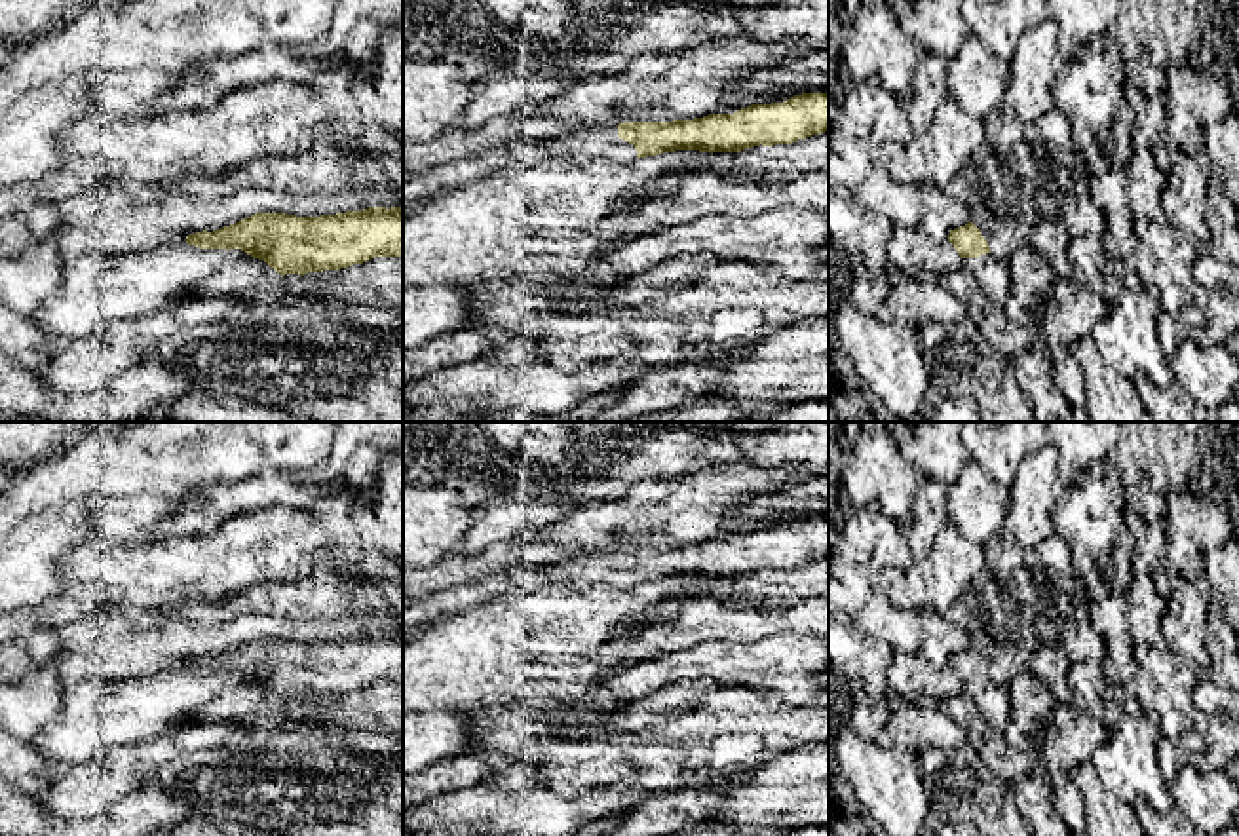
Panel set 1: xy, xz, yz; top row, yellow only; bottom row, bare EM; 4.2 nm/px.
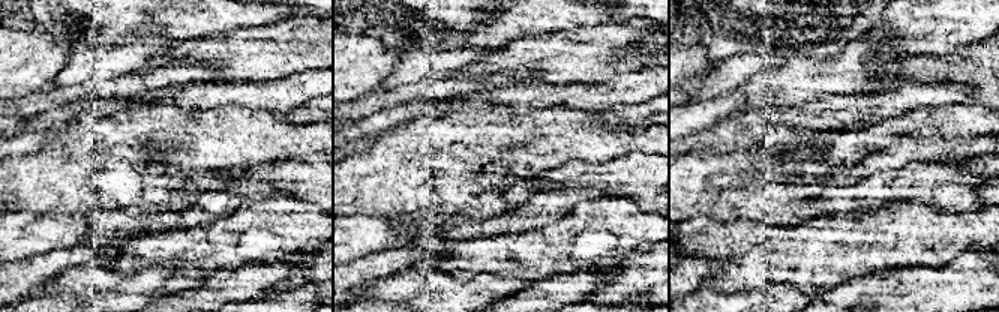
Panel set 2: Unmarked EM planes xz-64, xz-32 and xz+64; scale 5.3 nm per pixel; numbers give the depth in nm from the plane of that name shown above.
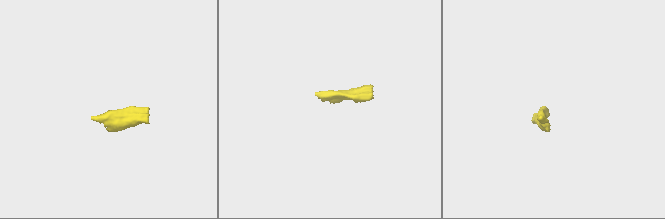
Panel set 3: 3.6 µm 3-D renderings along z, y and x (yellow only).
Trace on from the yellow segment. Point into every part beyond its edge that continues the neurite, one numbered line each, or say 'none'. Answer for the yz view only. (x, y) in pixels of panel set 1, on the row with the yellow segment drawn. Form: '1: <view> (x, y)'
1: yz (992, 274)

